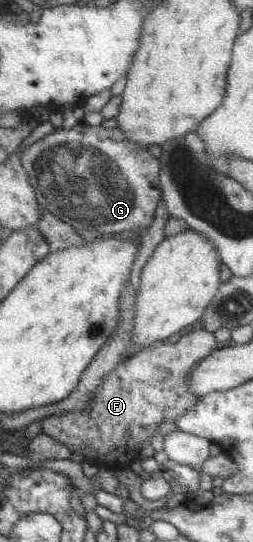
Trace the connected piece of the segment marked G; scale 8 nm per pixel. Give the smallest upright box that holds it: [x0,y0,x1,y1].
[18,121,160,238]

